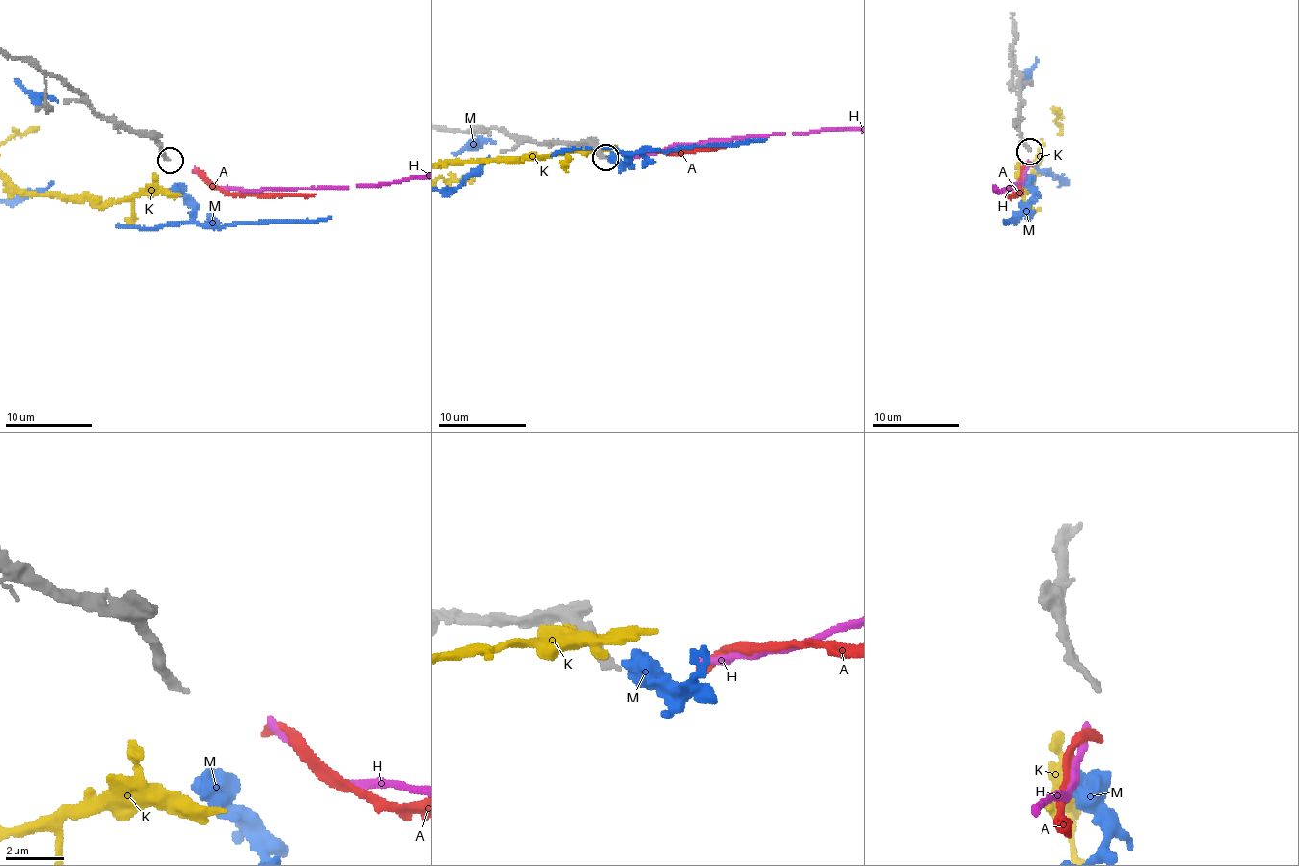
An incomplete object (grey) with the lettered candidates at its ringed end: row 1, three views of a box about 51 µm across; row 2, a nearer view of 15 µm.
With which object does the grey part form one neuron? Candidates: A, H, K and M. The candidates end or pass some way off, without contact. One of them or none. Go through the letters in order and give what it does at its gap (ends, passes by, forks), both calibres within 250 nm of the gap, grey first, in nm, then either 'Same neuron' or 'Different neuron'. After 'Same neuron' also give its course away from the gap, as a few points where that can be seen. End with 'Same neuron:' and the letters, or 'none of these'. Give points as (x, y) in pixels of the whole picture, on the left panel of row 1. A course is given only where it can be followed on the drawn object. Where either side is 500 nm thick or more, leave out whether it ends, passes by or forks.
A: It ends there. Thickness 240 nm (grey) against 300 nm. Same neuron. Its course: (192, 170), (220, 189), (240, 195), (316, 194)
H: It ends there. Thickness 240 nm (grey) against 240 nm. Different neuron
K: It ends there. Thickness 240 nm (grey) against 320 nm. Different neuron
M: Thickness 240 nm (grey) against 700 nm. Different neuron
Same neuron: A

